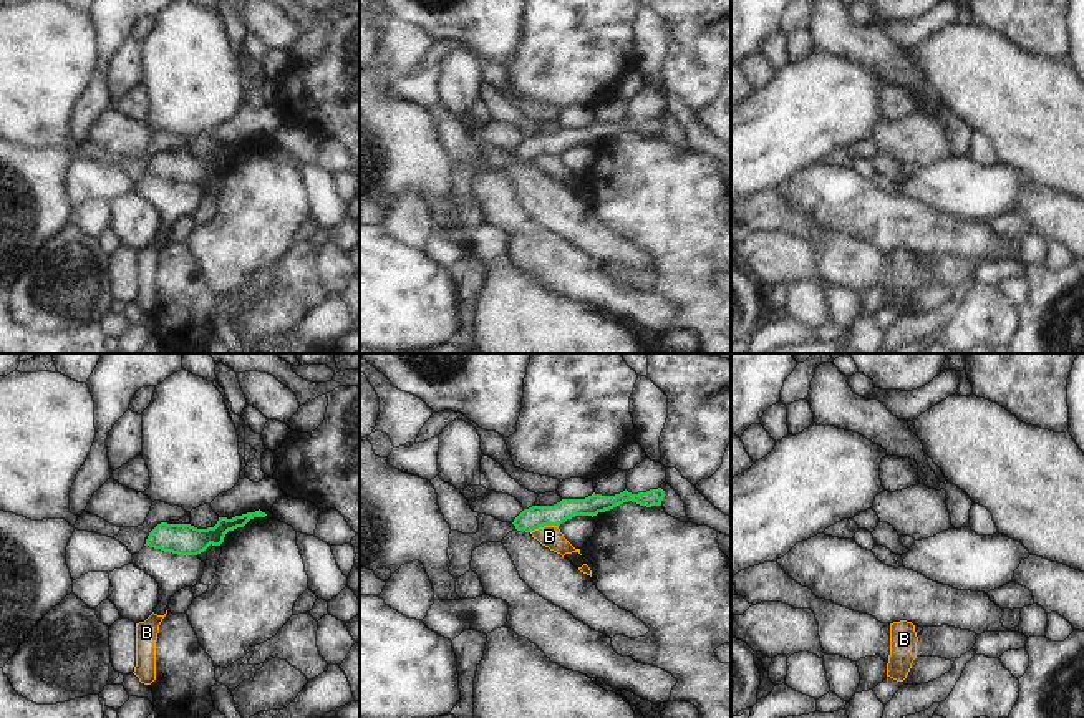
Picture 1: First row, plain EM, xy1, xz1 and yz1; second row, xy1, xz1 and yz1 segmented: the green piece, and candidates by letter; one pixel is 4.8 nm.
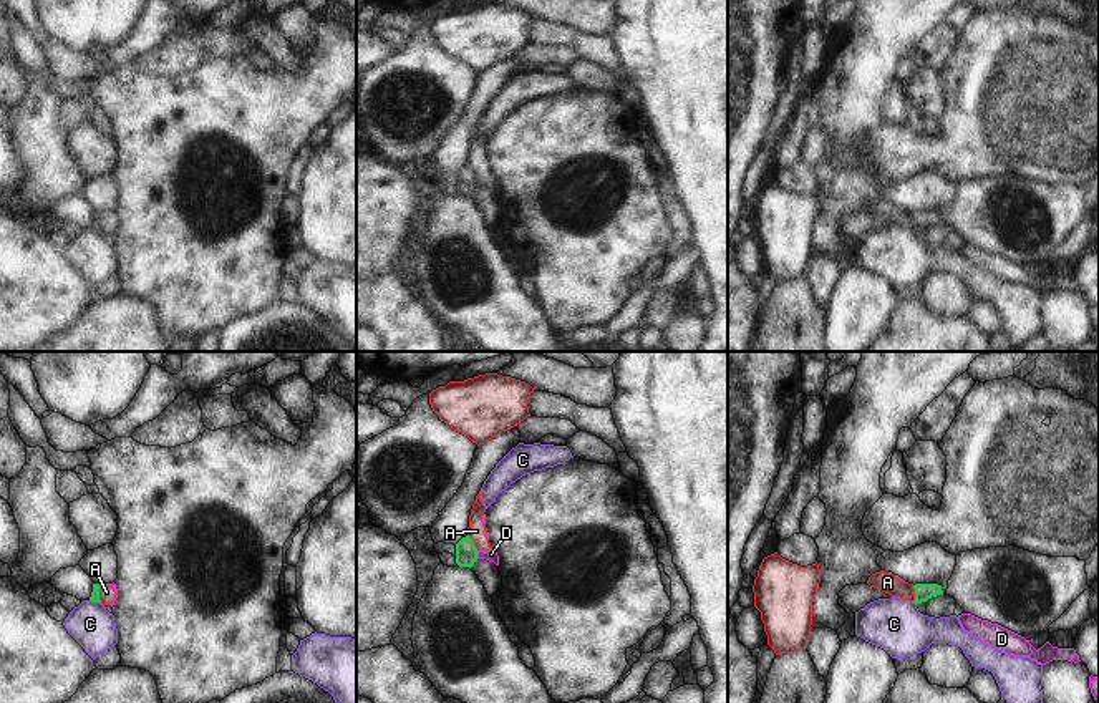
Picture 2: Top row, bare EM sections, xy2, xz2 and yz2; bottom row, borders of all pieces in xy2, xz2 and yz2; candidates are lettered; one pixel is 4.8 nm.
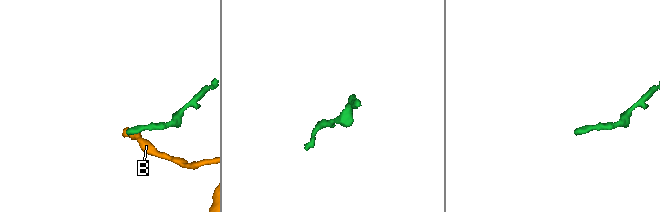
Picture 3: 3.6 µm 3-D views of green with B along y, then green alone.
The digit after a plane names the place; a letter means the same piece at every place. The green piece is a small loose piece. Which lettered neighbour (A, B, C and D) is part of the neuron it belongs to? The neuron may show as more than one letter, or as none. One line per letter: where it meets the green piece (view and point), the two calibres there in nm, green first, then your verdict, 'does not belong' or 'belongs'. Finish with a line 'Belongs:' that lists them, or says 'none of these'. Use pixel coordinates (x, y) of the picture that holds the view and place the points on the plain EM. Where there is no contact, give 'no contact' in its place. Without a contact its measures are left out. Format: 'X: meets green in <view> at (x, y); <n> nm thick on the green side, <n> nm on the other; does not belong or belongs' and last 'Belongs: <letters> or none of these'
A: meets green in yz2 at (915, 223); 80 nm thick on the green side, 100 nm on the other; does not belong
B: meets green in xz1 at (542, 155); 110 nm thick on the green side, 110 nm on the other; does not belong
C: meets green in xy2 at (95, 229); 50 nm thick on the green side, 220 nm on the other; does not belong
D: meets green in xz2 at (476, 183); 110 nm thick on the green side, 60 nm on the other; does not belong
Belongs: none of these

